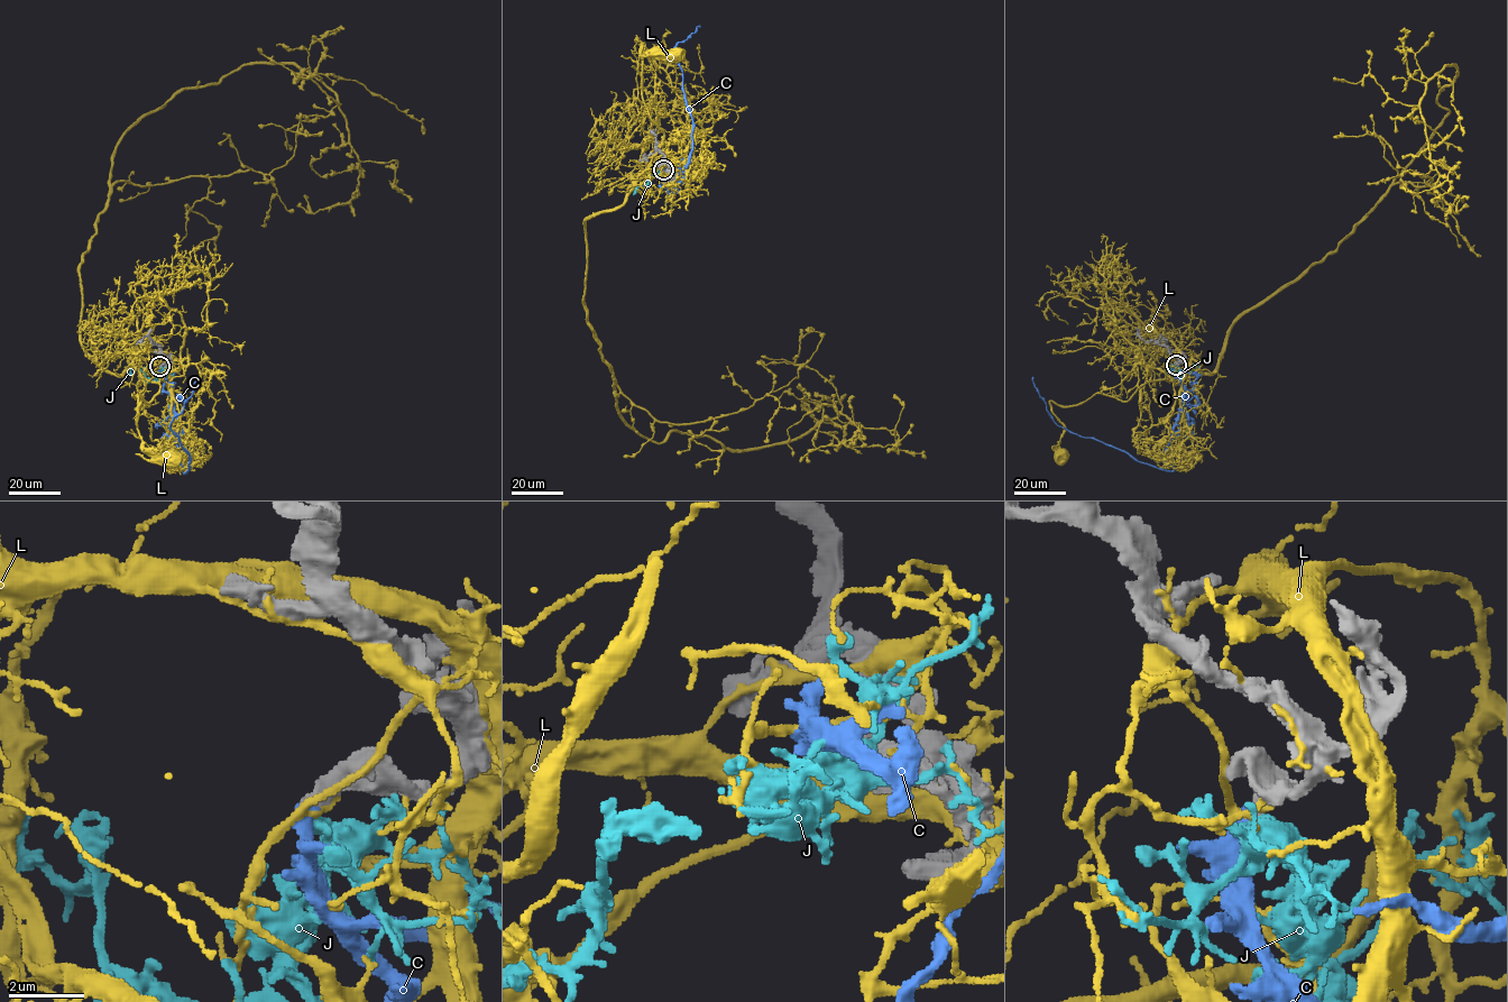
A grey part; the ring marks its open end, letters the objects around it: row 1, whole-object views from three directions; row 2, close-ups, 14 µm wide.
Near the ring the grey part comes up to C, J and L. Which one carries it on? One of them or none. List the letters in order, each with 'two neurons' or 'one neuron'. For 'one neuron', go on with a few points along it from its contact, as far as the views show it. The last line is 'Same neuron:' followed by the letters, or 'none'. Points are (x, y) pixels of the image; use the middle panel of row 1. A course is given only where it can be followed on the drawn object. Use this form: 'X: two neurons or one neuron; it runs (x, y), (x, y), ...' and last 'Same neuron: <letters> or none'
C: one neuron; it runs (663, 169), (667, 177), (677, 176), (686, 167), (682, 157), (688, 165), (692, 120), (673, 48), (700, 27)
J: two neurons
L: two neurons
Same neuron: C

